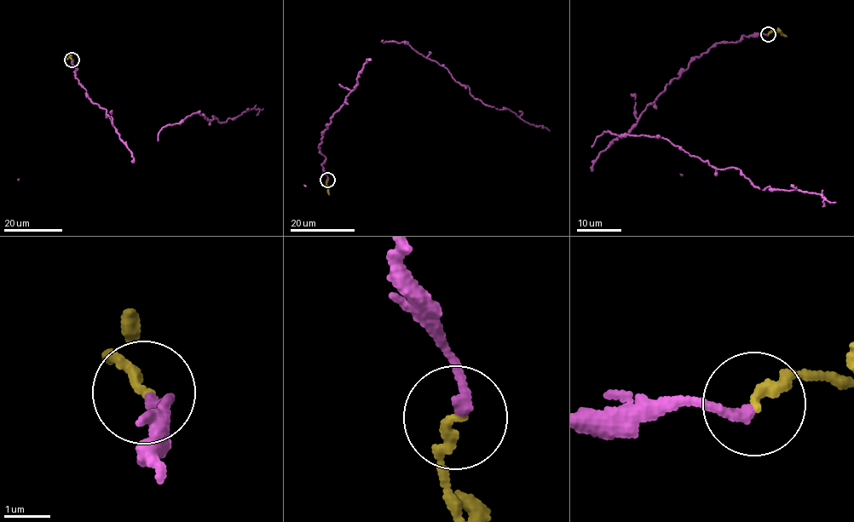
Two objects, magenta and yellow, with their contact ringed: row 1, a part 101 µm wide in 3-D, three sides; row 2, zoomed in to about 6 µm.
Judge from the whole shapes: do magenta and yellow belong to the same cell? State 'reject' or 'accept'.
reject

